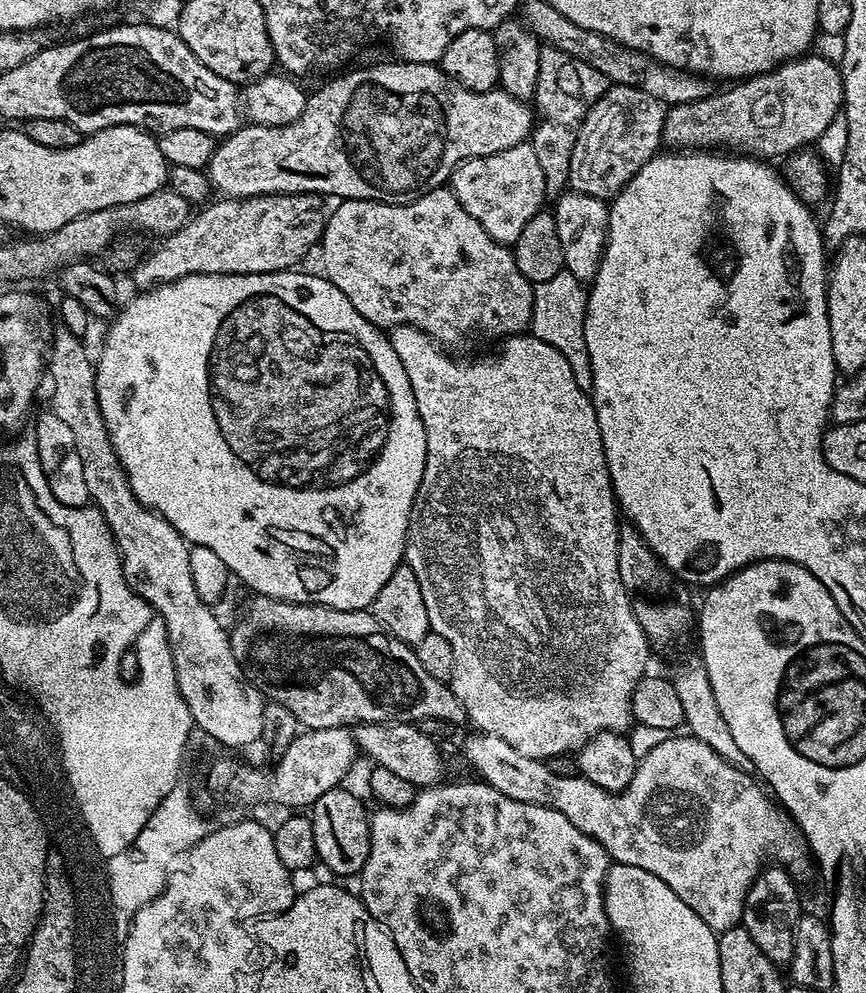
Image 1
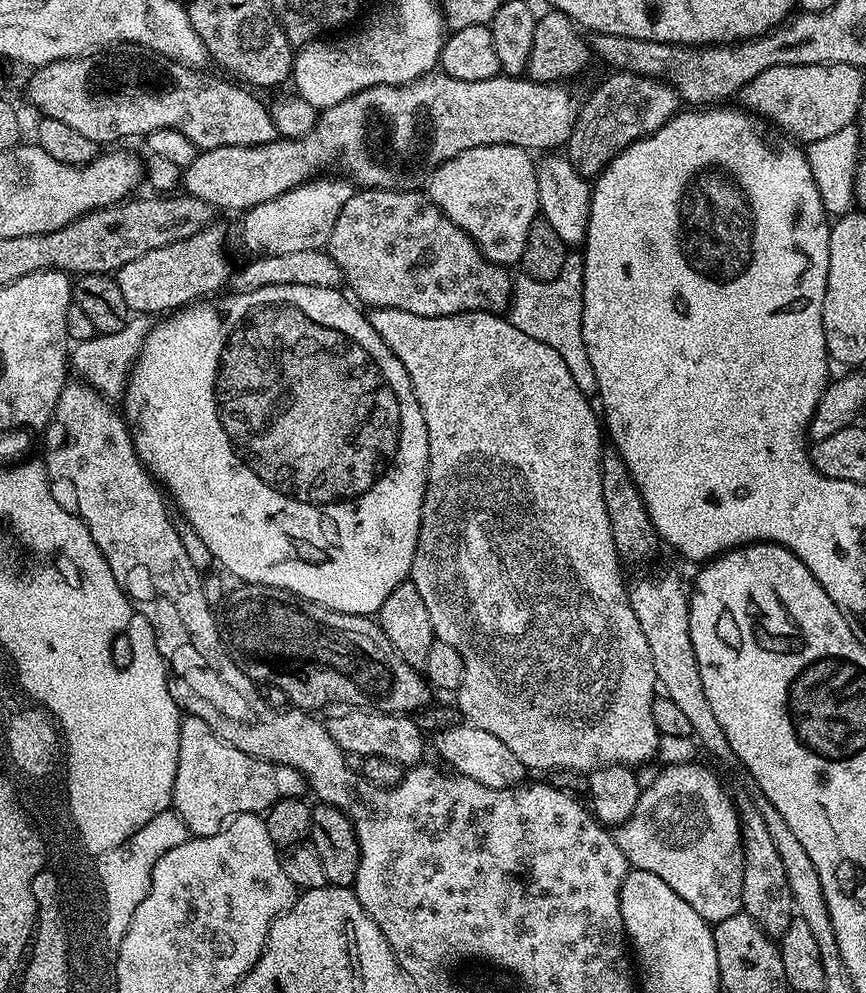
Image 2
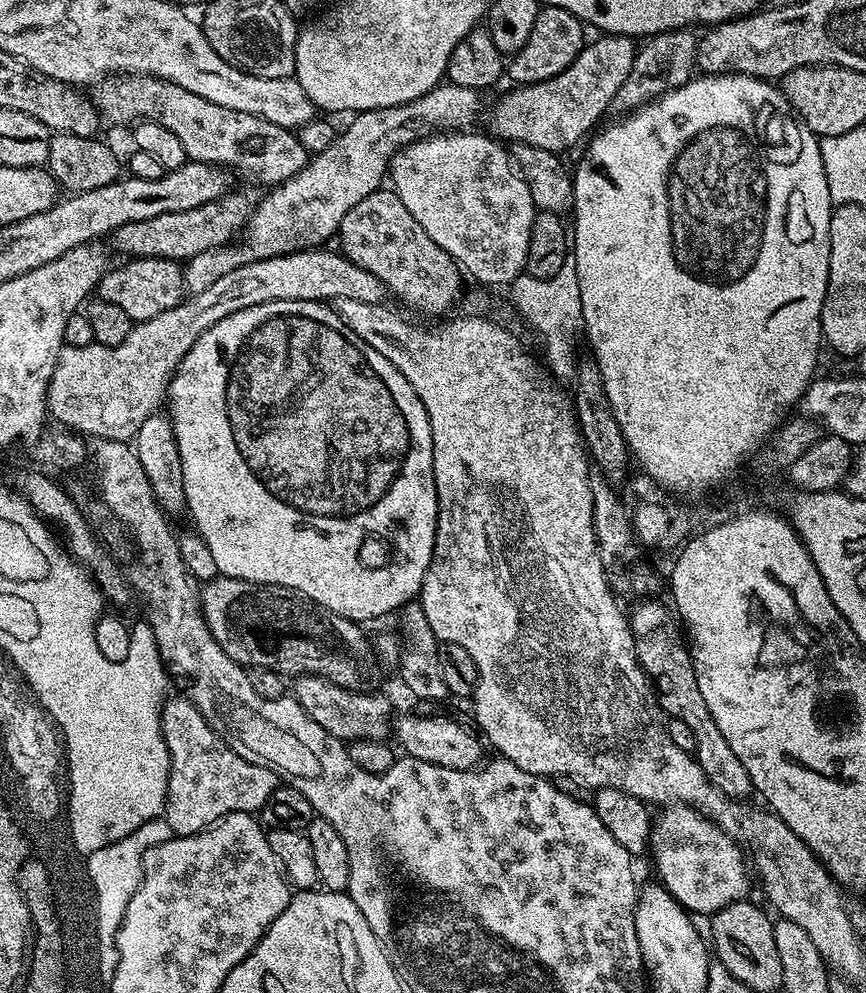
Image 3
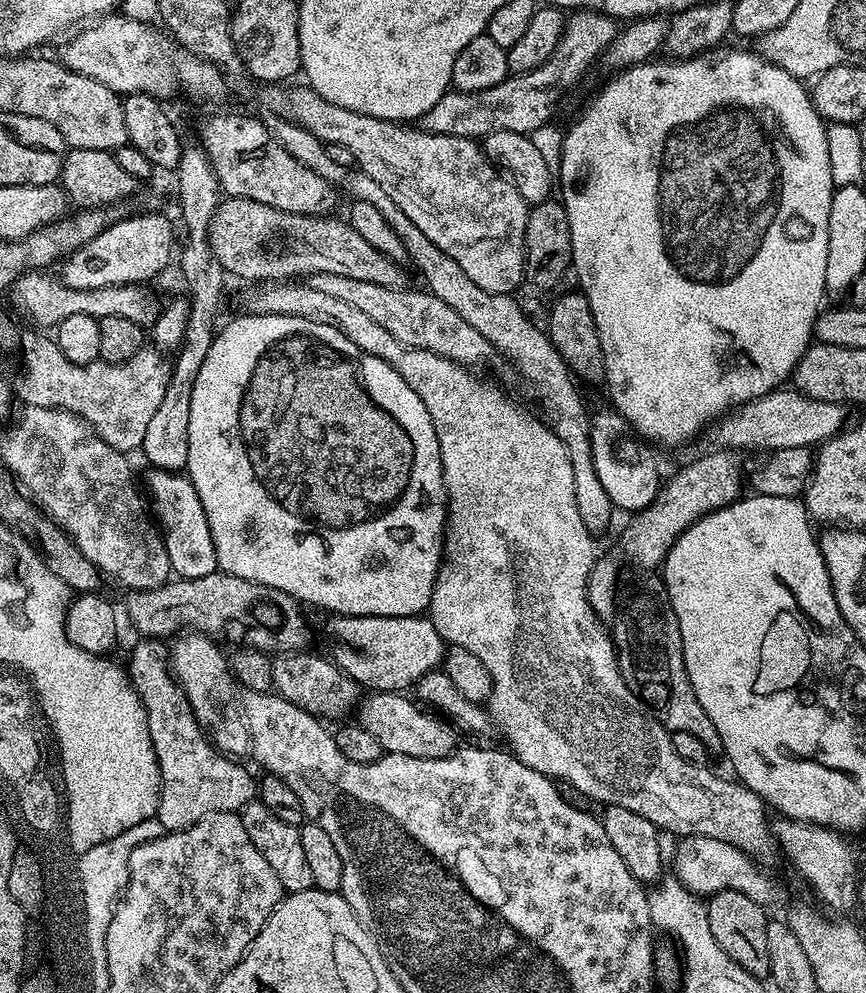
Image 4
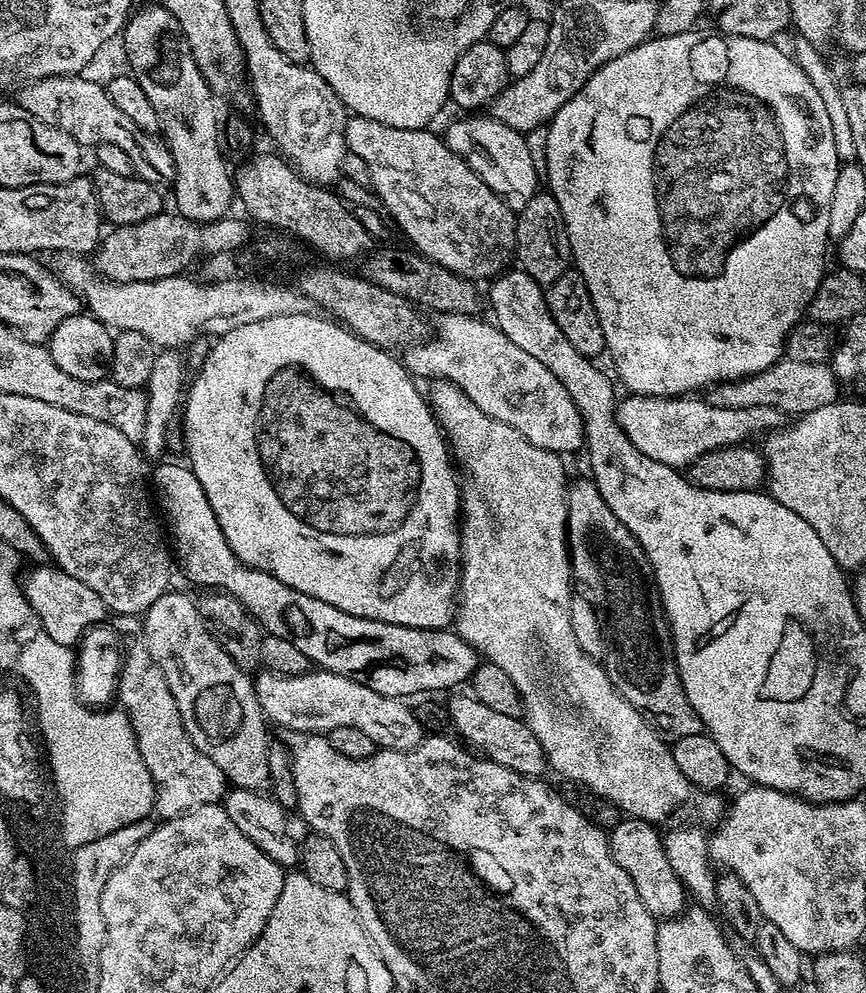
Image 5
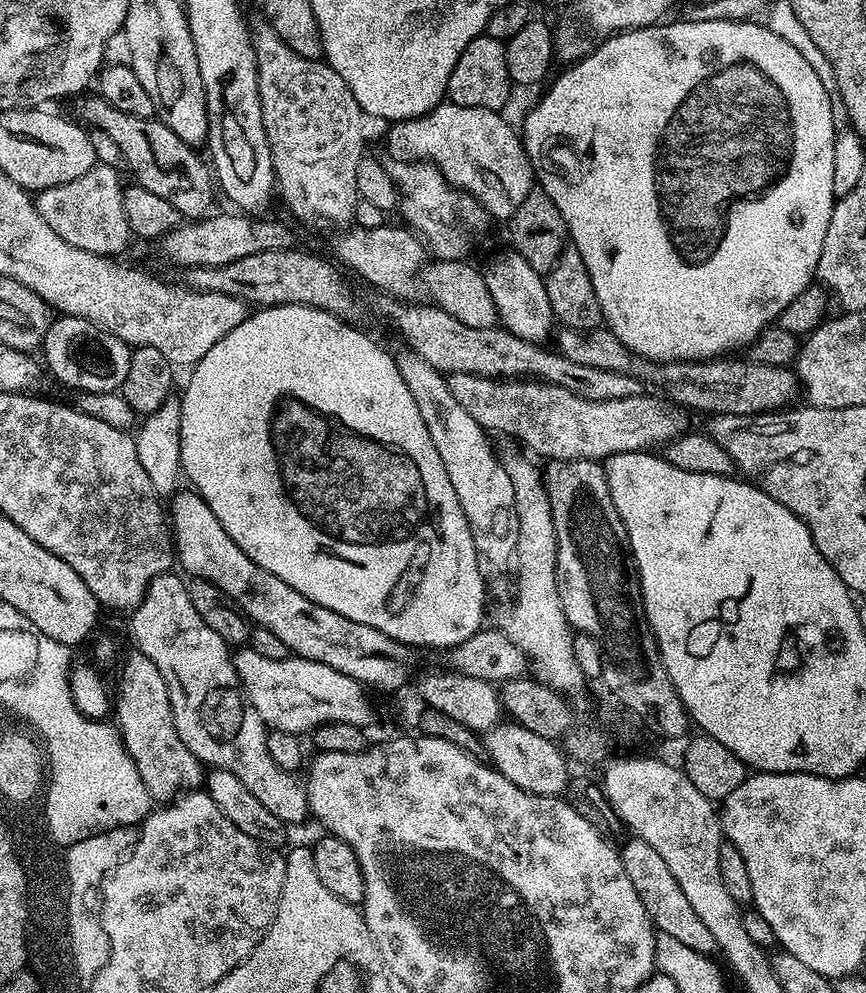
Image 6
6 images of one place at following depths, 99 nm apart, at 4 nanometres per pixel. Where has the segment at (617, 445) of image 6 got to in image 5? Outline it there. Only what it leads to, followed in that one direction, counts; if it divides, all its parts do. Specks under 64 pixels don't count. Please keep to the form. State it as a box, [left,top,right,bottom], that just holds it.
[402,312,785,470]

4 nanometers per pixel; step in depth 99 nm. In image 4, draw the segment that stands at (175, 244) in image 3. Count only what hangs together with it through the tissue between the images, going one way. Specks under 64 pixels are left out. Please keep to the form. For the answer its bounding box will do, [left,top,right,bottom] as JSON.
[208,196,408,289]

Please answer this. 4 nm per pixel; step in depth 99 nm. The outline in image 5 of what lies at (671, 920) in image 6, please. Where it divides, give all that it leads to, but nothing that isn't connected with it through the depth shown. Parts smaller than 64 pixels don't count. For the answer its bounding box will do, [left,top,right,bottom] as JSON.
[607,818,686,920]

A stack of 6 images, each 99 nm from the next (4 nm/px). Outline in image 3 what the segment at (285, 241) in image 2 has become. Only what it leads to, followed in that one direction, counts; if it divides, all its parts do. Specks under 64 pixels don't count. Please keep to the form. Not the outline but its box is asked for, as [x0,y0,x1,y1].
[182,82,481,294]

